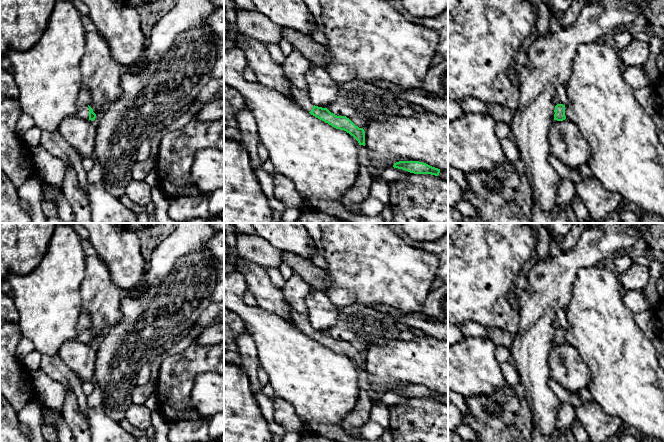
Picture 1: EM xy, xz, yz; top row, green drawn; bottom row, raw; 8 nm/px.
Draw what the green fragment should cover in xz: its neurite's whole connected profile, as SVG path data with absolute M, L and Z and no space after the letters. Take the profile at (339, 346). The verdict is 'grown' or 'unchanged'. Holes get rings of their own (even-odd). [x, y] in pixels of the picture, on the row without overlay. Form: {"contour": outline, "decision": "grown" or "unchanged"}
{"contour": "M291 308L291 316L293 323L304 334L336 353L346 355L358 365L359 369L365 370L365 355L363 352L356 350L346 340L337 340L331 337L327 332L315 330L311 326L311 322L307 314L299 313Z", "decision": "grown"}

